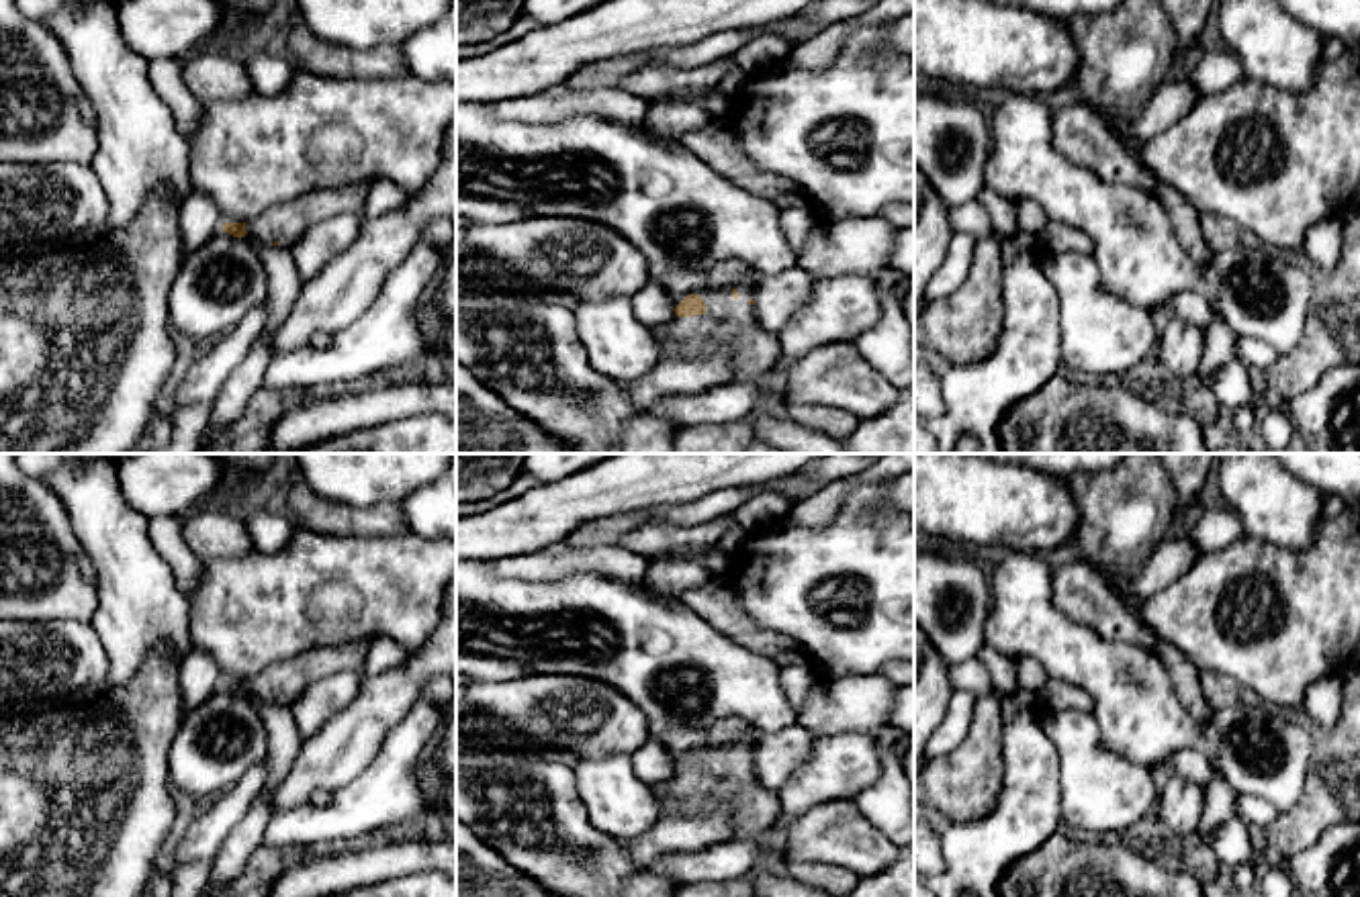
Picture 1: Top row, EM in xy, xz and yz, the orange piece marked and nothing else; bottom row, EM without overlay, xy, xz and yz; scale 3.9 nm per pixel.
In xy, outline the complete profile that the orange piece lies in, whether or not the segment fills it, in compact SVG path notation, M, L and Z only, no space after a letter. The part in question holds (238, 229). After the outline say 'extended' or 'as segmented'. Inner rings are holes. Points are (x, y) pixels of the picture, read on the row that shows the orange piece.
M370 180L337 188L335 204L325 190L319 190L294 202L268 208L247 223L225 223L223 231L233 237L245 237L247 241L290 247L315 223L339 213L362 213Z; extended

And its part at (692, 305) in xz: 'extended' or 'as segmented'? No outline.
extended

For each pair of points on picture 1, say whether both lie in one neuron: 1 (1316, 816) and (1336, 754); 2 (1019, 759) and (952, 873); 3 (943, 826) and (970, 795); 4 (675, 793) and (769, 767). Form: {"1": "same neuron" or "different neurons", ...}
{"1": "same neuron", "2": "same neuron", "3": "different neurons", "4": "different neurons"}

